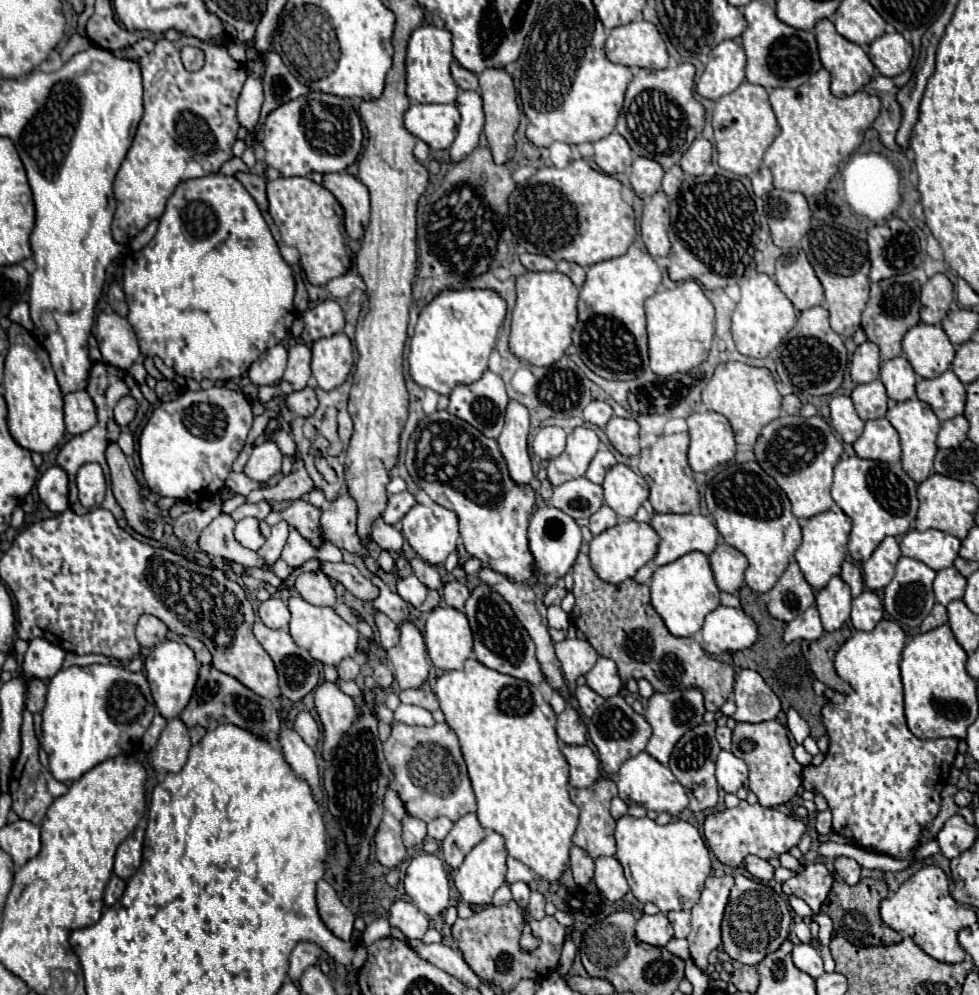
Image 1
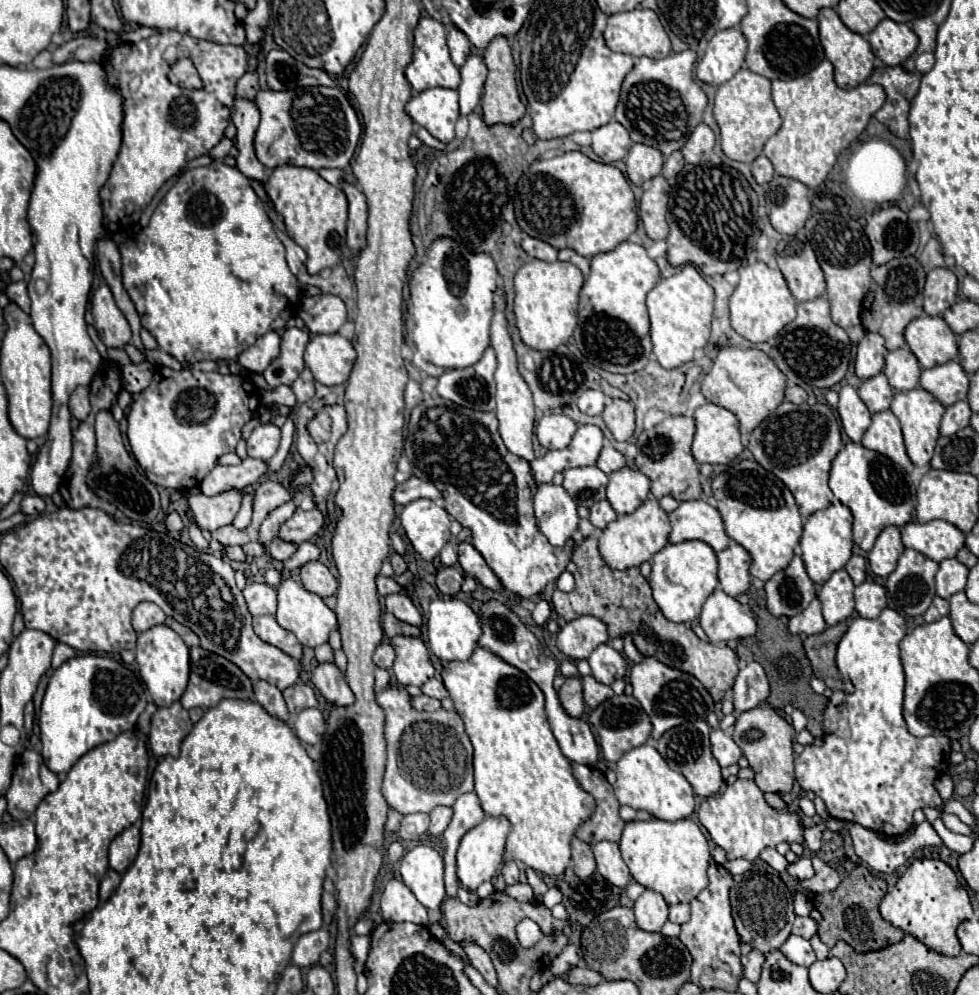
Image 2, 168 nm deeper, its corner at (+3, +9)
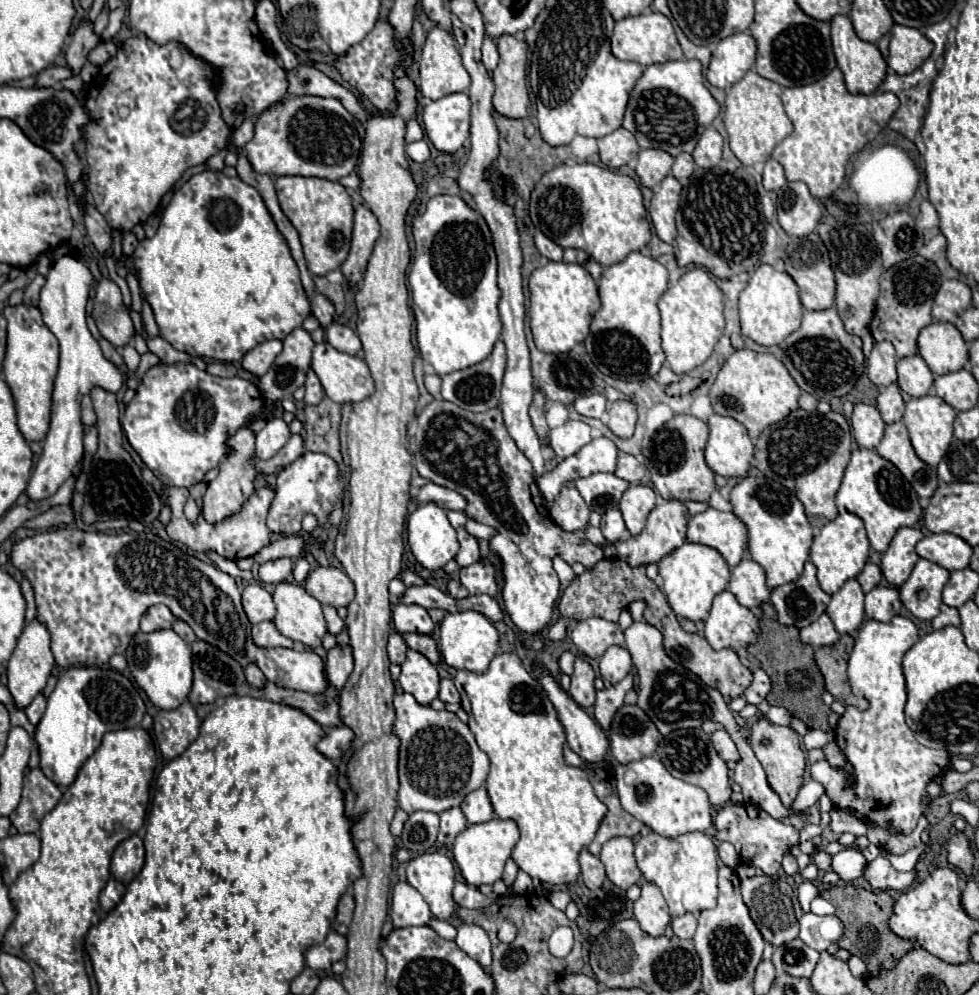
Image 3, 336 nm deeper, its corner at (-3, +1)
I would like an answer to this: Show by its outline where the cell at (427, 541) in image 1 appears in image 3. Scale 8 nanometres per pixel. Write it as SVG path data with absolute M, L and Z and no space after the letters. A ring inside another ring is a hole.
M435 502L421 504L409 514L407 542L417 562L427 570L443 568L459 550L457 532L449 524L445 508Z

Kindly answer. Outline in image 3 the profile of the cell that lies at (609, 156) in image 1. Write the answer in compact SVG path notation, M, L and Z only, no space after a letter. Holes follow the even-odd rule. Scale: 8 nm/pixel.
M619 128L597 140L601 162L609 168L619 168L639 154L637 140L625 128Z

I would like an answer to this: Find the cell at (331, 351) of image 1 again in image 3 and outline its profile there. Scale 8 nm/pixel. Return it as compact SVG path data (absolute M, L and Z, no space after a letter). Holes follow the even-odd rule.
M327 342L315 344L311 368L319 376L325 394L337 404L359 402L373 392L373 380L365 360L343 354Z

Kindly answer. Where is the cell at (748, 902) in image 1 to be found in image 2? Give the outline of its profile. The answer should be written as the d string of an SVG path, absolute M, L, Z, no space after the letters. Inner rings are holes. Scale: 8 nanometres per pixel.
M745 872L741 876L733 876L729 896L731 896L731 914L741 944L749 942L755 950L767 954L769 950L779 948L791 936L791 926L795 920L793 894L783 884L779 874Z

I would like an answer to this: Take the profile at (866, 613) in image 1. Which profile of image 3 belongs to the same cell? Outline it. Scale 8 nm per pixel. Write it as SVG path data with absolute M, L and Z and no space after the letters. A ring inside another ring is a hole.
M877 586L869 594L865 594L865 614L867 618L889 622L901 610L899 588L893 586Z

